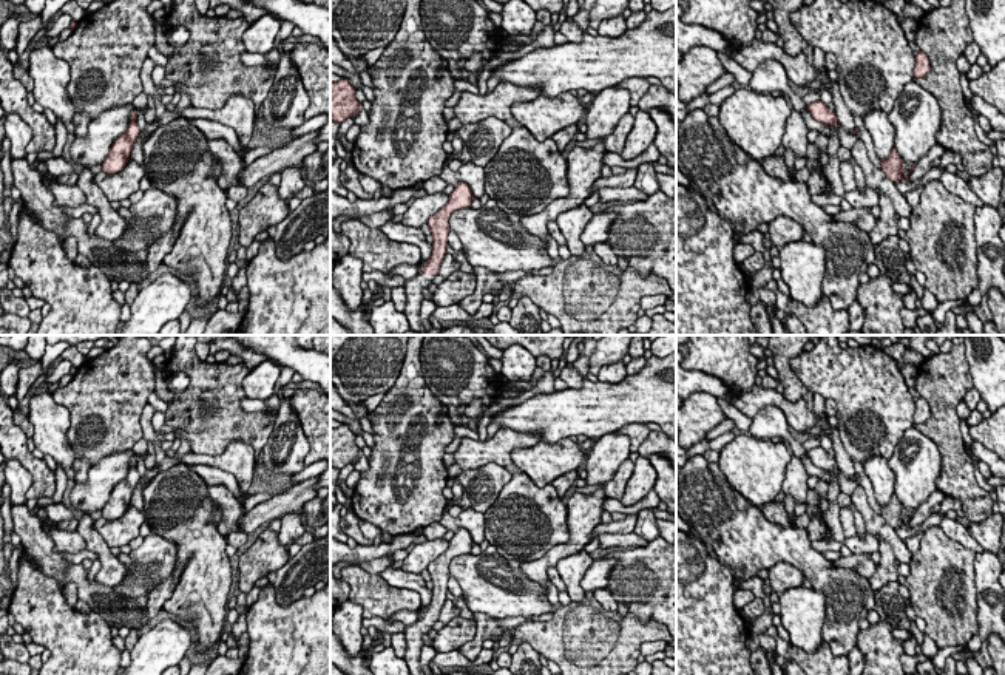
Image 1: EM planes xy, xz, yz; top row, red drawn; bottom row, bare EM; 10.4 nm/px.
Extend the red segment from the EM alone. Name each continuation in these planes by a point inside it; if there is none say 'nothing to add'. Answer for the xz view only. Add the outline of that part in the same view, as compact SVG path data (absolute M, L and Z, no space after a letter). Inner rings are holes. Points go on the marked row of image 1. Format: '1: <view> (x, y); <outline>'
1: xz (414, 288); M418 272L414 278L406 280L403 286L406 292L404 315L409 321L411 331L414 332L428 332L428 329L423 327L420 320L420 307L425 298L423 290L429 287L432 280L432 275L425 275L423 272Z

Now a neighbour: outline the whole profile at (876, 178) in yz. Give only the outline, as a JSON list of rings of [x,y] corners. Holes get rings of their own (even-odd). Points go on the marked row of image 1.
[[[858,141],[852,147],[851,154],[855,159],[855,162],[861,167],[866,185],[874,192],[886,195],[891,199],[895,213],[898,213],[900,218],[909,218],[912,213],[912,207],[908,204],[905,195],[898,192],[895,182],[891,181],[881,168],[877,168],[871,162],[863,141]]]

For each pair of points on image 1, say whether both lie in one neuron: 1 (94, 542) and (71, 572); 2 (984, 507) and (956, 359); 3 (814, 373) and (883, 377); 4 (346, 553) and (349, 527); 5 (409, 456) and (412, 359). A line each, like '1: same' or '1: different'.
1: different
2: same
3: same
4: different
5: same

